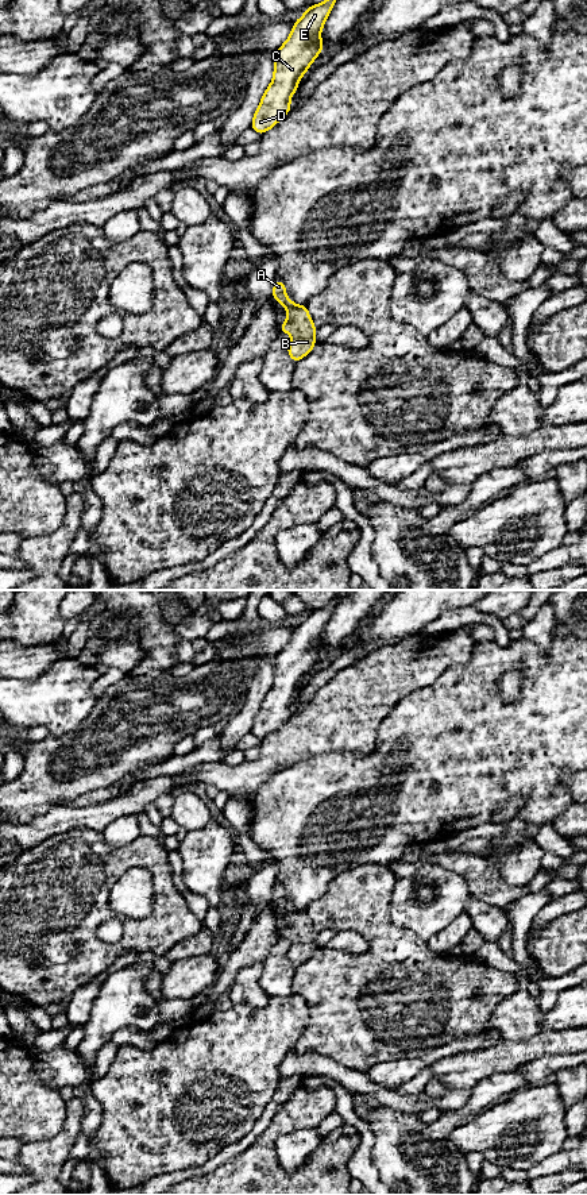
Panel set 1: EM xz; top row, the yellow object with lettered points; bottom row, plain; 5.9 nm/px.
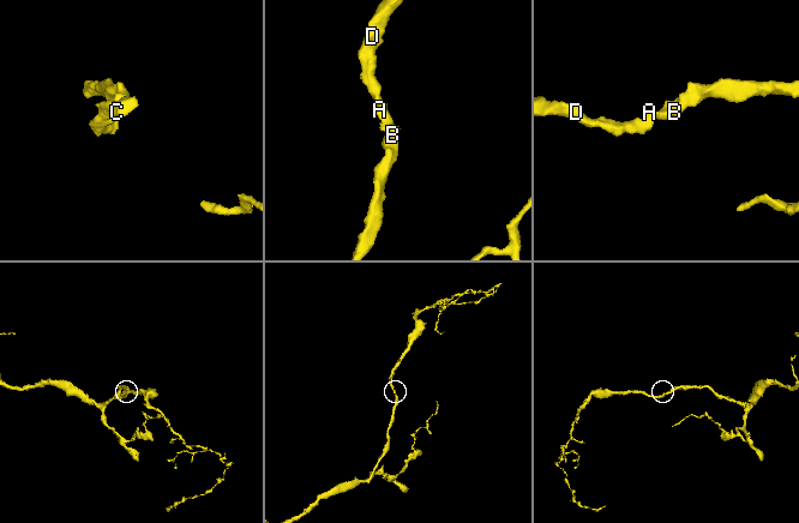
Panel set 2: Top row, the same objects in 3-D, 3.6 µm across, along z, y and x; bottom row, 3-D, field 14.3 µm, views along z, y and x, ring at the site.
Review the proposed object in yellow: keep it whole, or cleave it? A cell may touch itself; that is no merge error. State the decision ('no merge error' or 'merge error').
no merge error

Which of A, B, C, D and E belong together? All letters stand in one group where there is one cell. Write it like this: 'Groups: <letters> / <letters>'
Groups: A B C D E

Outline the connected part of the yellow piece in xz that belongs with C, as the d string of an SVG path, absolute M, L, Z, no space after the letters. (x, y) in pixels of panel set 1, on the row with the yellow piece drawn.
M325 0L308 7L304 16L294 22L286 42L275 51L273 81L264 90L251 123L251 130L259 135L291 111L290 97L324 47L320 34L335 3L336 0Z

